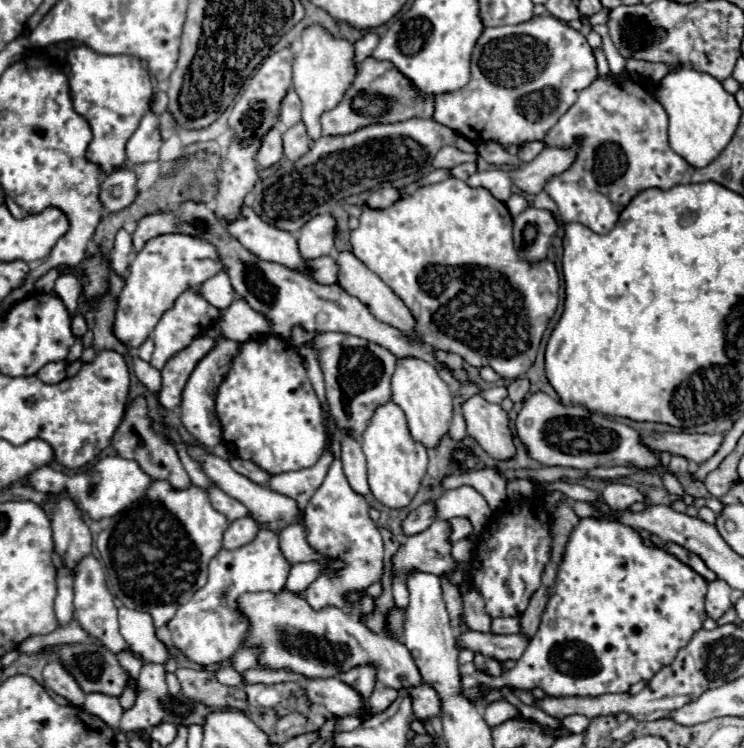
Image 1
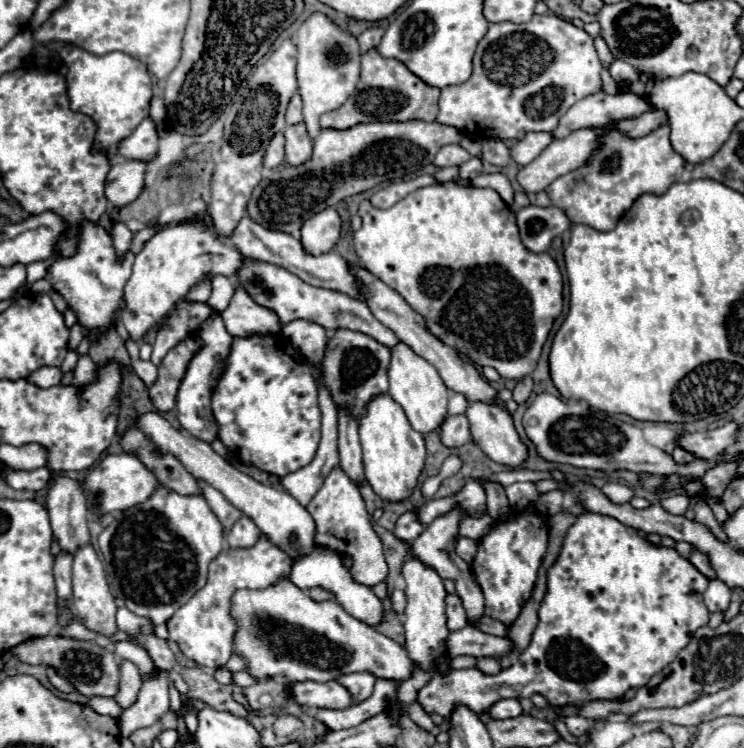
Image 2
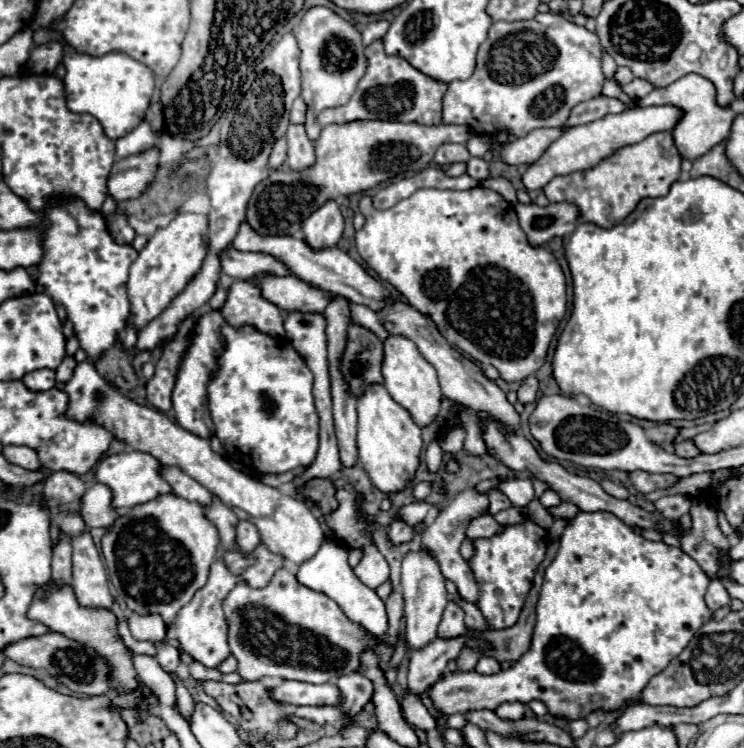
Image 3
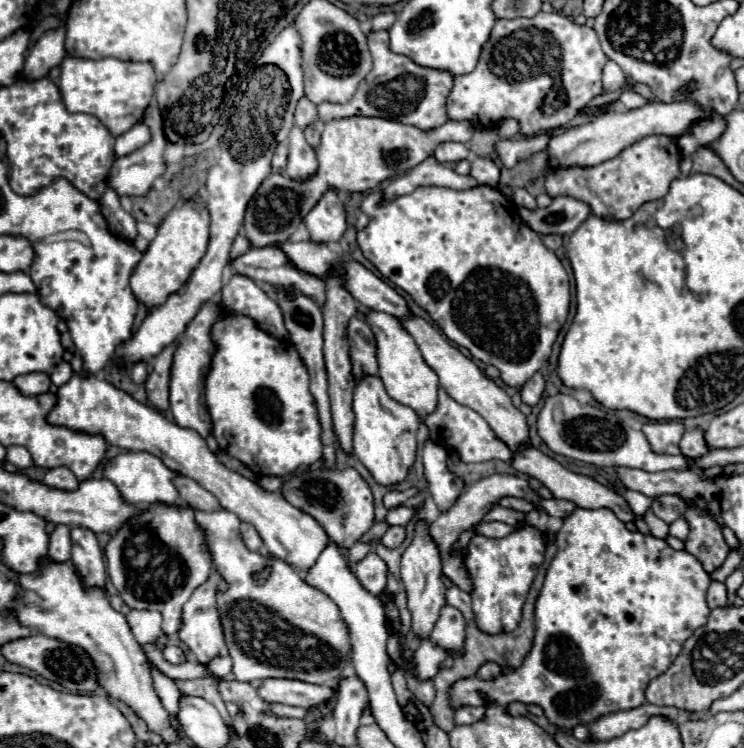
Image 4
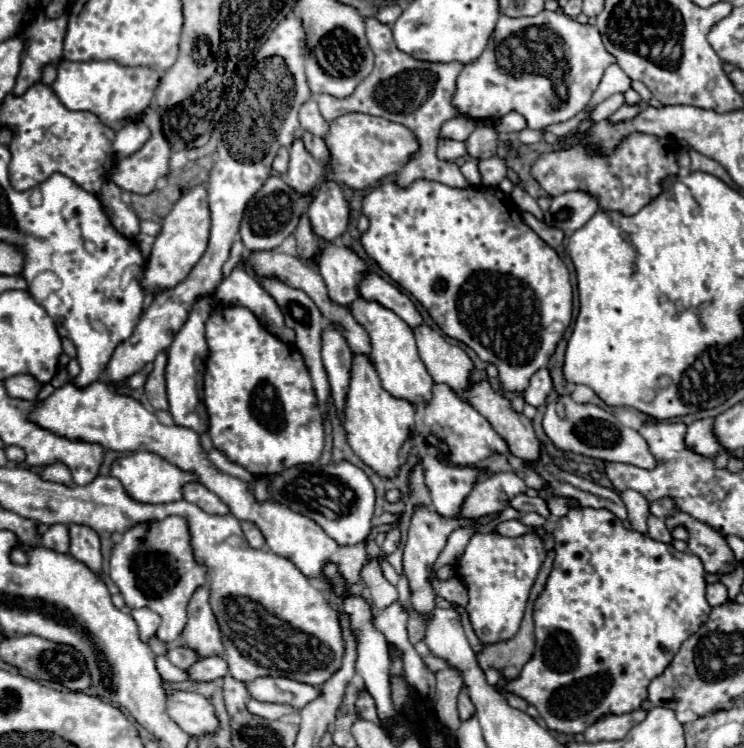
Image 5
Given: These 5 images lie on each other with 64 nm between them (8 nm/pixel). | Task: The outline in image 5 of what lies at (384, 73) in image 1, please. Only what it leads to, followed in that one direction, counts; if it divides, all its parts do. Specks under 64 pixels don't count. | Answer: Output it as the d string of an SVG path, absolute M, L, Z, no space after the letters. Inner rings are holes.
M366 18L366 38L376 56L376 64L372 74L362 80L356 90L346 98L336 98L330 94L316 96L320 112L326 120L334 120L338 116L350 112L364 112L372 116L386 118L390 122L400 122L410 128L418 140L418 152L410 158L404 168L396 174L396 182L400 186L408 186L414 180L426 178L454 188L468 188L470 184L464 180L456 162L446 162L436 158L436 144L440 138L440 126L458 116L460 112L452 106L452 96L456 92L456 78L464 68L462 62L424 62L408 56L398 50L392 40L392 30L388 24L382 24L378 18Z

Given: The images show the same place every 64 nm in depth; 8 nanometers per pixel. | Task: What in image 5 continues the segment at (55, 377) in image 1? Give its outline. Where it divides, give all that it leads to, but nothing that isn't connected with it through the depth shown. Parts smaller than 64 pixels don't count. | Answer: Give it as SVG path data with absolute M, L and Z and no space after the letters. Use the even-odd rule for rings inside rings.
M20 374L20 376L10 376L4 380L4 388L8 392L10 398L18 398L18 400L36 400L38 390L42 388L42 384L28 376L28 374Z

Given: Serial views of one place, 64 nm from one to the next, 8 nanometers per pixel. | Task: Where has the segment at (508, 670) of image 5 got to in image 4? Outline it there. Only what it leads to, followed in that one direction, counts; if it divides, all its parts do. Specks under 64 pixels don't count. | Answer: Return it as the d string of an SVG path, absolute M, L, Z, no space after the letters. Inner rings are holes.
M552 542L552 544L548 544L548 548L546 548L546 558L544 558L544 564L540 566L542 570L540 570L540 574L536 576L536 580L534 580L534 584L532 584L532 588L530 588L530 594L528 594L528 598L526 598L524 616L522 616L518 628L516 628L514 632L510 632L510 634L490 636L490 634L480 632L480 630L474 626L474 622L470 622L468 628L466 628L466 654L464 654L464 656L456 656L452 668L440 670L440 672L434 676L436 698L434 698L432 706L430 706L430 714L432 714L434 724L436 724L438 728L442 728L444 732L450 732L450 730L456 726L456 724L454 724L454 708L450 706L450 688L452 688L458 680L468 678L468 676L474 676L476 670L478 670L482 664L486 664L486 662L496 662L498 666L510 668L510 670L516 670L516 668L524 662L526 654L528 654L530 648L532 648L532 640L534 640L534 602L536 602L536 598L538 598L538 594L540 594L540 588L542 588L542 582L544 582L544 570L550 566L550 560L554 558L554 554L556 554L556 546L554 546L554 542Z

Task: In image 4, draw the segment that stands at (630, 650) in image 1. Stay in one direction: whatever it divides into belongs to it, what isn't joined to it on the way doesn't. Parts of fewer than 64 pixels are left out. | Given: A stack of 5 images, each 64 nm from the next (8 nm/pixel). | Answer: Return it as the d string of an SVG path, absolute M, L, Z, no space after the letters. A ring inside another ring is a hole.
M576 508L556 532L556 548L558 552L536 600L536 638L530 654L516 672L506 672L496 680L486 682L478 676L458 680L450 696L452 708L460 708L460 704L486 704L480 698L484 692L490 704L508 706L516 700L536 704L544 710L550 724L564 730L572 730L578 724L588 726L610 712L642 706L648 682L660 676L680 654L682 644L694 630L708 622L706 590L712 580L702 564L690 552L670 548L666 540L628 530L606 508Z

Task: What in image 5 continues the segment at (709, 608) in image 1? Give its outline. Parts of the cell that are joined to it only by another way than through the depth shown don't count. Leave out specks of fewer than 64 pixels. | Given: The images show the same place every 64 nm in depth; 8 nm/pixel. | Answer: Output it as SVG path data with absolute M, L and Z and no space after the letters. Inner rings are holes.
M714 582L714 584L708 584L706 588L706 600L710 606L718 606L718 604L724 604L728 600L728 592L726 592L726 586L722 582Z

